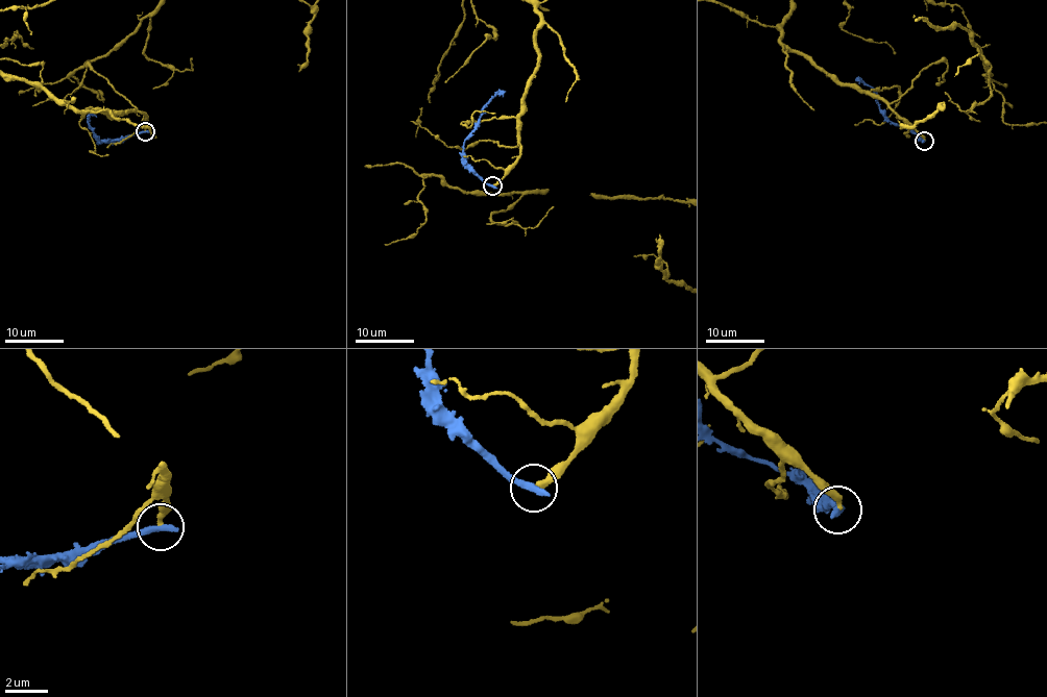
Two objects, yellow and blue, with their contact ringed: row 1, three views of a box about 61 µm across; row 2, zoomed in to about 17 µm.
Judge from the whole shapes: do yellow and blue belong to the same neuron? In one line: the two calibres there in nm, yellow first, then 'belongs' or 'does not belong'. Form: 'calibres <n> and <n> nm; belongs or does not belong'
calibres 300 and 400 nm; does not belong

